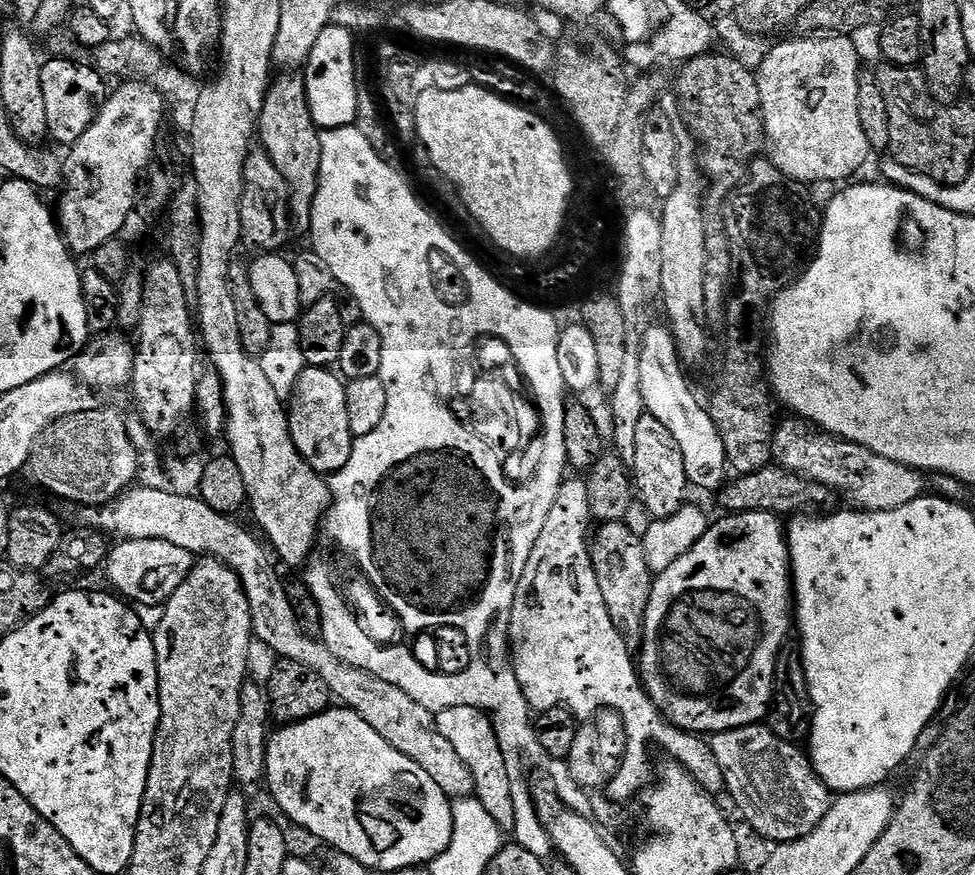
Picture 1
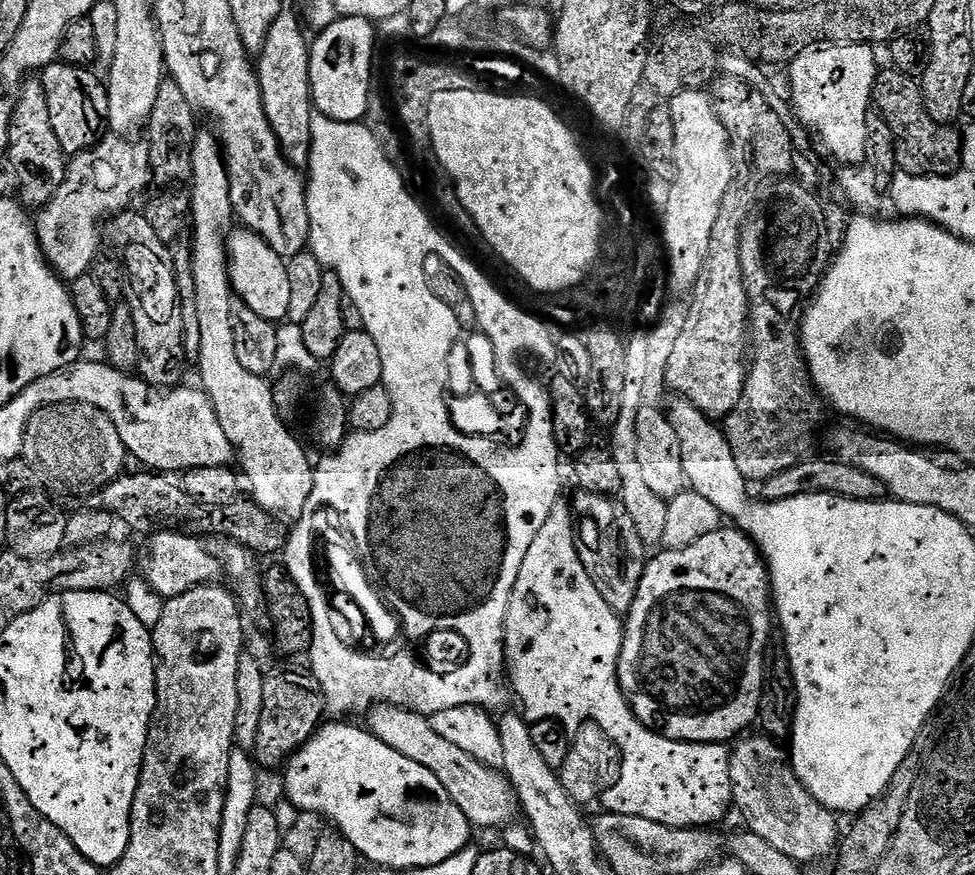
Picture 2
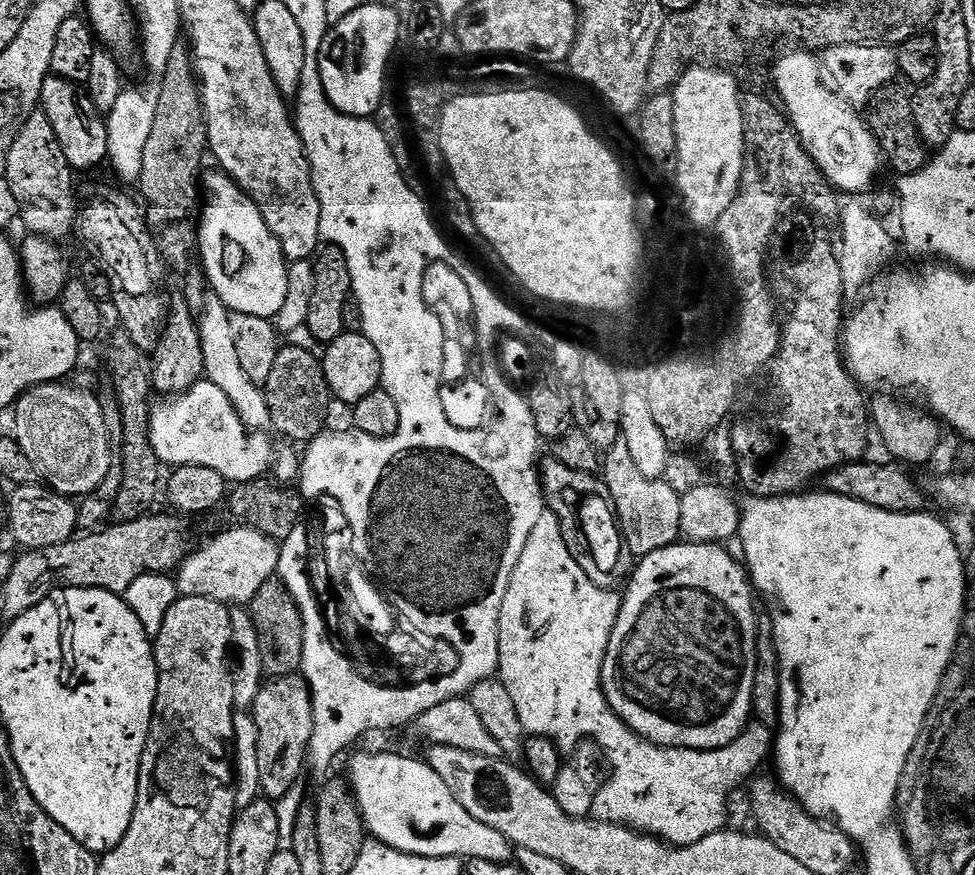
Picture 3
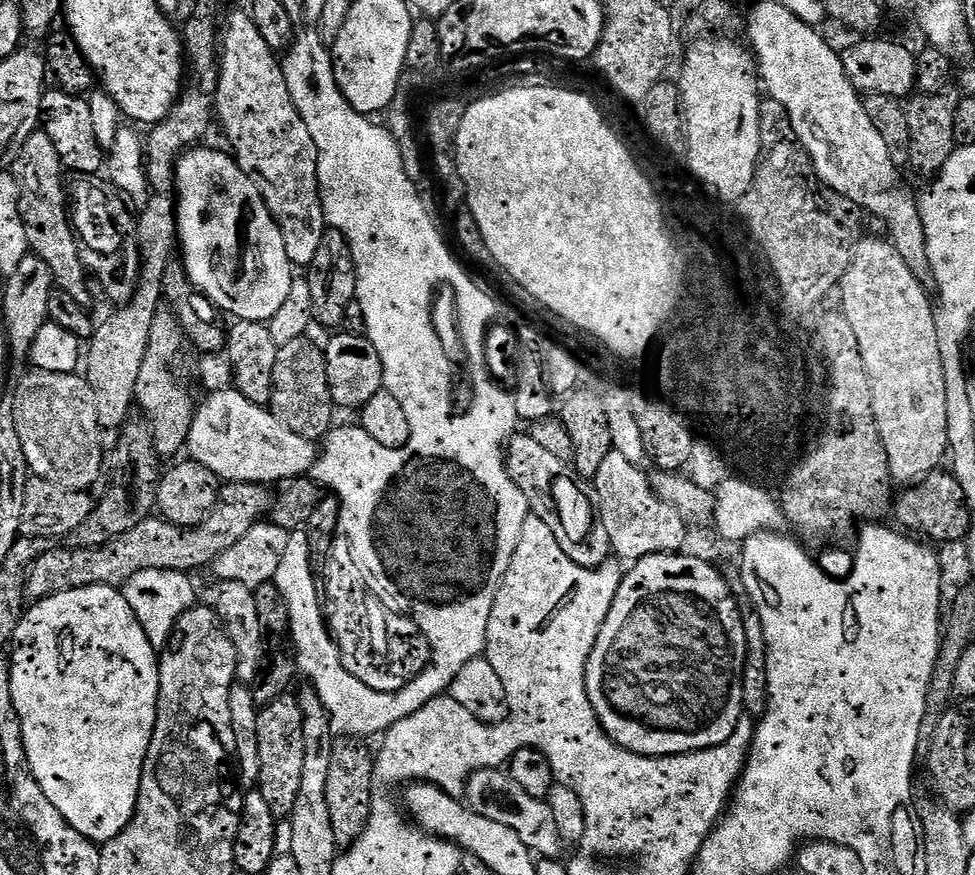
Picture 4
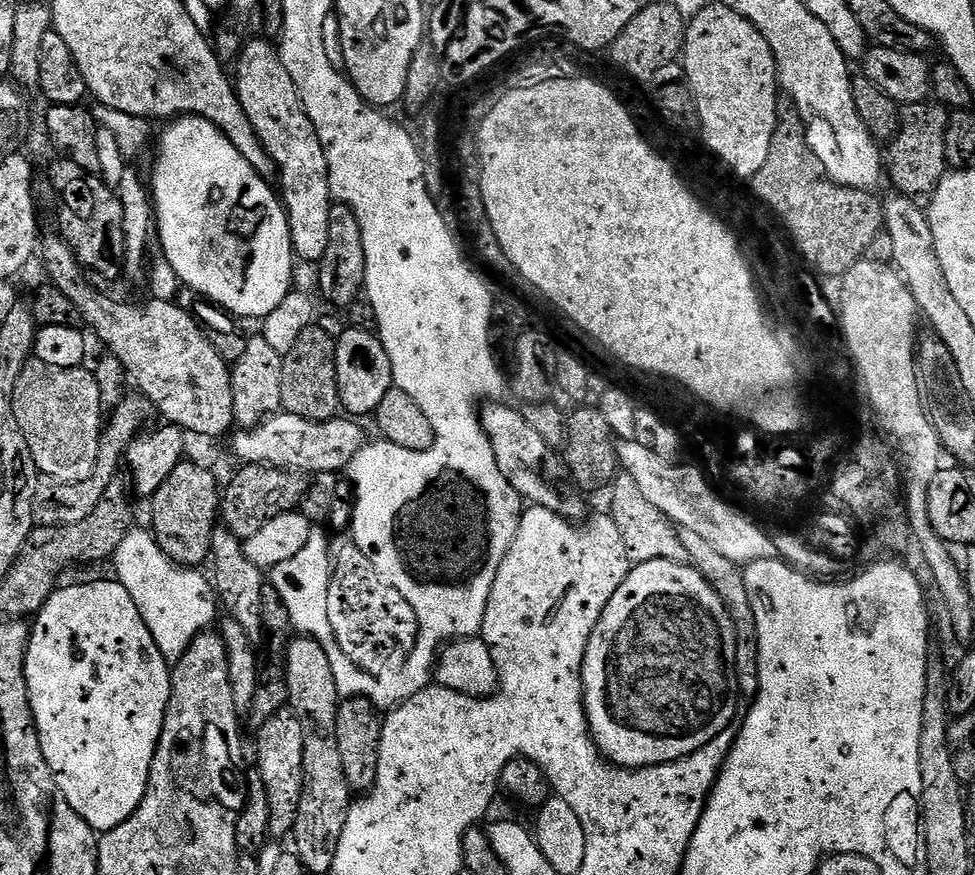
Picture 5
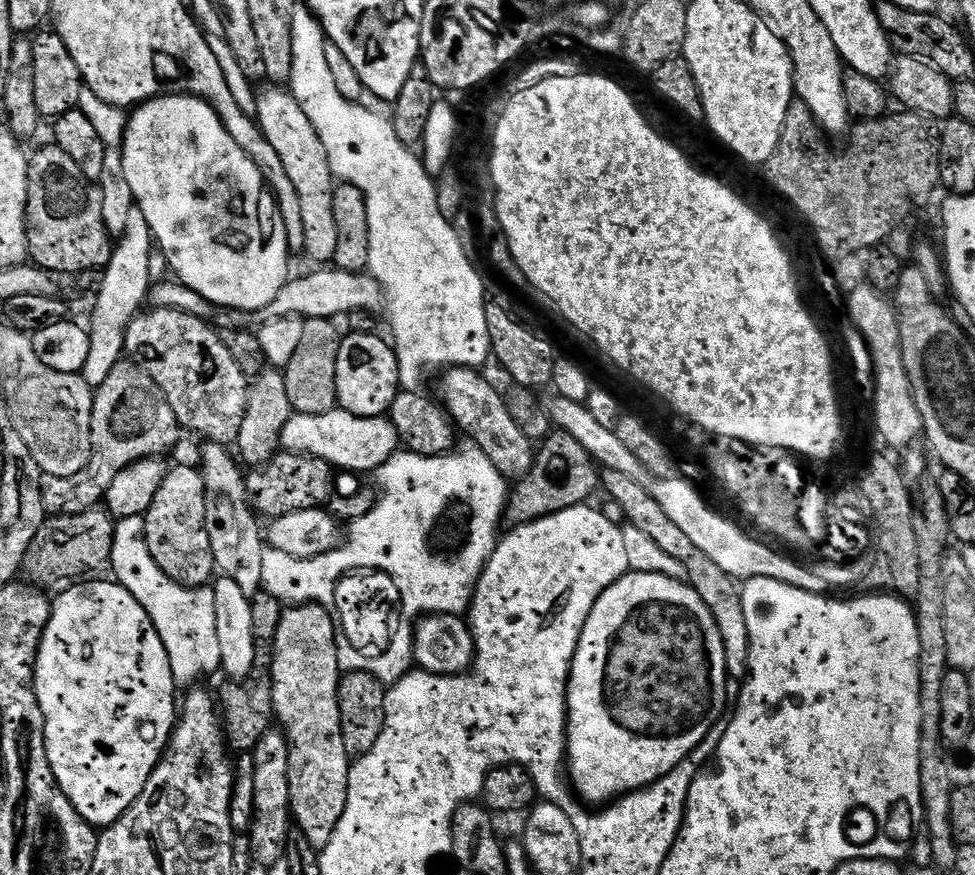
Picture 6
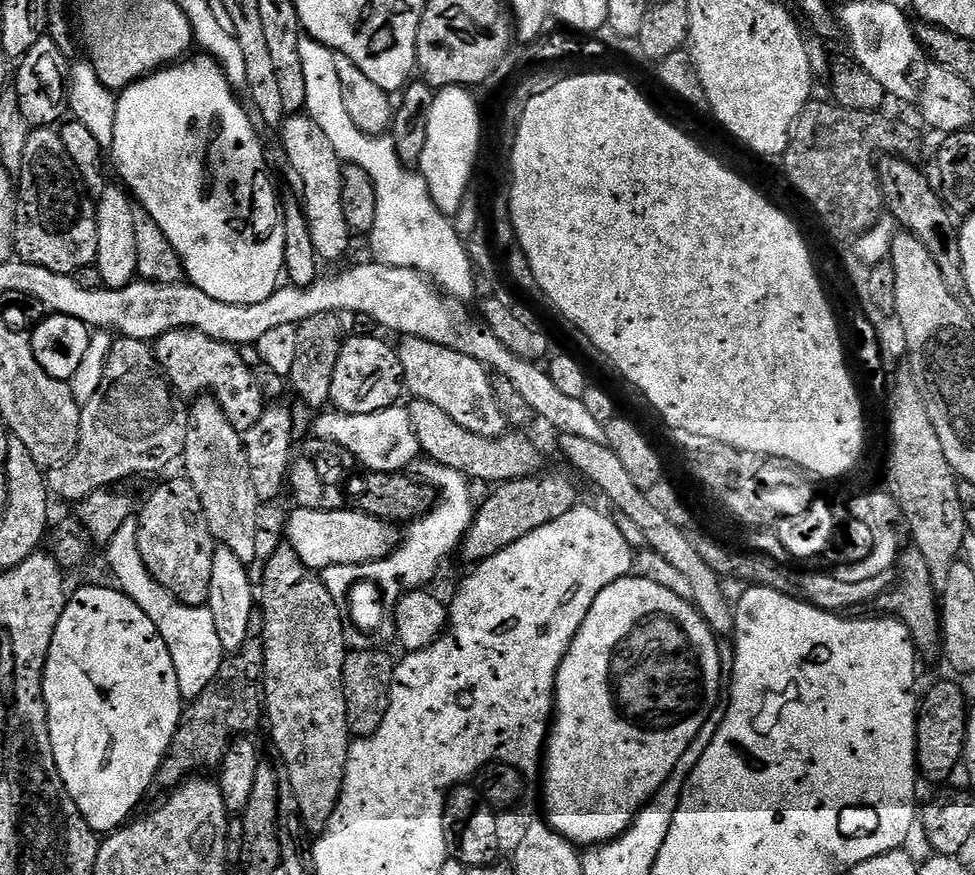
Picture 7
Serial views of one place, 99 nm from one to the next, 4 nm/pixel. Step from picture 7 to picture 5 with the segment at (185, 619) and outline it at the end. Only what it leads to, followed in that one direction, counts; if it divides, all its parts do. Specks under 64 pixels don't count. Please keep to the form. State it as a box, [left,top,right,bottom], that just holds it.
[115,526,218,660]

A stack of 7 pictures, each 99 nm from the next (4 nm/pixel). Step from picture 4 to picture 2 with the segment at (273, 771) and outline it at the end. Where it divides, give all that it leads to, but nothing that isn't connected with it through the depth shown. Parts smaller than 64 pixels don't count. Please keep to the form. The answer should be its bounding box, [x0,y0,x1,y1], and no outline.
[254,667,326,770]

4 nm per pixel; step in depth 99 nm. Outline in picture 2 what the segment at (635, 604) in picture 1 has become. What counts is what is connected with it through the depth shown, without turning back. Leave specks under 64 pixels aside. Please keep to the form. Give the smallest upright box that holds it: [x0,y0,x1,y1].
[570,490,646,614]

